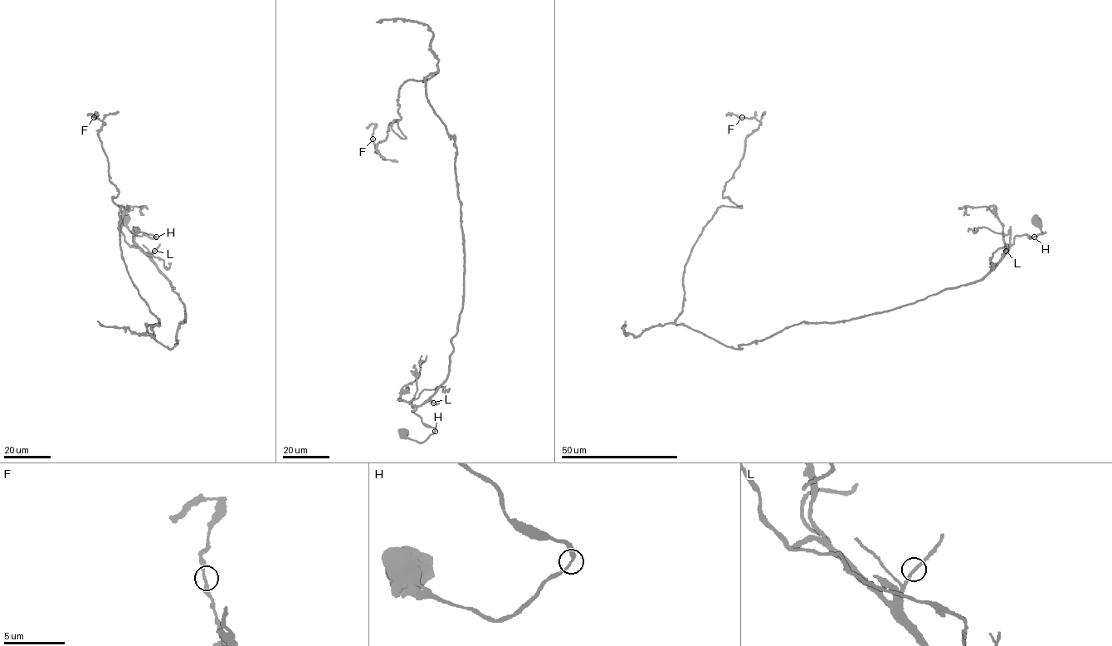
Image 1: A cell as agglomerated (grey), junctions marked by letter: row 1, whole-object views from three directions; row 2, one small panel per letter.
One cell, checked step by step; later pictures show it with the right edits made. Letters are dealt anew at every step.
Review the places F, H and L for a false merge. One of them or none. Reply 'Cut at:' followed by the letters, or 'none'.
Cut at: none

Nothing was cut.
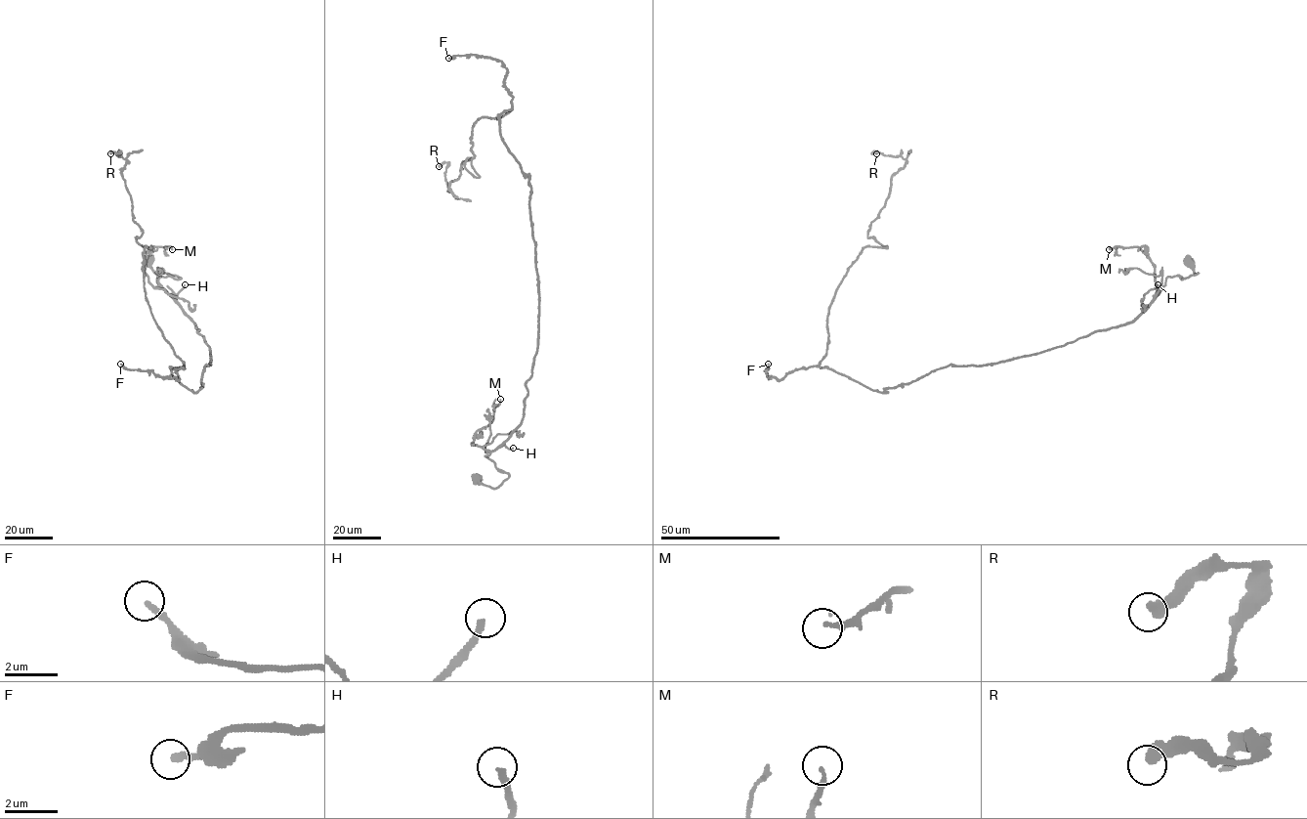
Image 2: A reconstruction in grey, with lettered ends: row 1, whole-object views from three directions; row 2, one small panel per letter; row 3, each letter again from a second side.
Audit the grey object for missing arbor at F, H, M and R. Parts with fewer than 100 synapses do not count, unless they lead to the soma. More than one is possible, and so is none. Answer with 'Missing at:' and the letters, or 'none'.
Missing at: F

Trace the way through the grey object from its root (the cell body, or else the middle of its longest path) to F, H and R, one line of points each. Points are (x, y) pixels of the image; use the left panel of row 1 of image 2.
F: (147, 261), (181, 278), (157, 282), (210, 363), (196, 392), (172, 375), (184, 366), (178, 380), (120, 364)
H: (147, 261), (155, 274), (169, 273), (181, 278), (157, 278), (157, 282), (170, 294), (176, 294), (185, 284)
R: (147, 261), (181, 278), (157, 282), (209, 345), (196, 392), (172, 375), (110, 153)

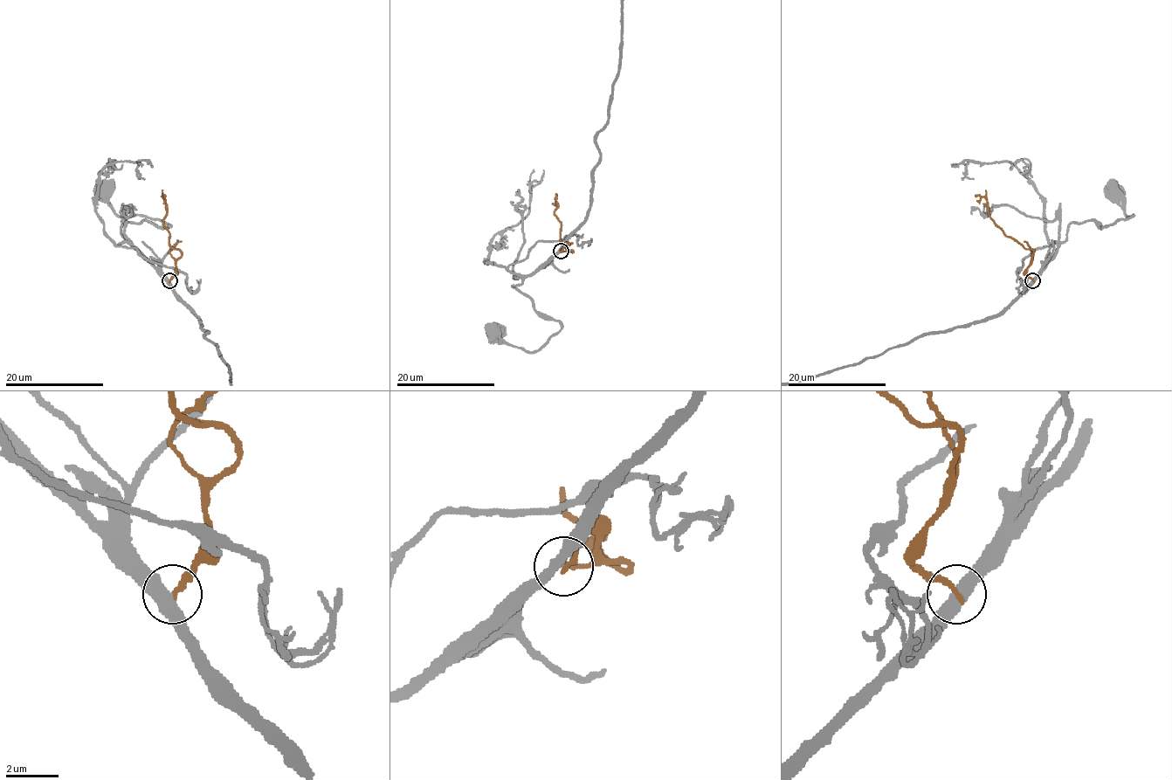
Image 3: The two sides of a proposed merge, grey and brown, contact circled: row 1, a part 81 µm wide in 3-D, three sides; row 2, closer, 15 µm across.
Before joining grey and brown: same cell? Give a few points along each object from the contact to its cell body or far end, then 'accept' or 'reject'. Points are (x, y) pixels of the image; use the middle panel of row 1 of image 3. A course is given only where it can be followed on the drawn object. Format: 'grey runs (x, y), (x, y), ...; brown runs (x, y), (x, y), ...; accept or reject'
grey runs (561, 251), (513, 286), (561, 328), (536, 350), (525, 352), (499, 341), (493, 332); brown runs (561, 251), (566, 244), (572, 251), (561, 239), (561, 223), (554, 214), (555, 193); reject

